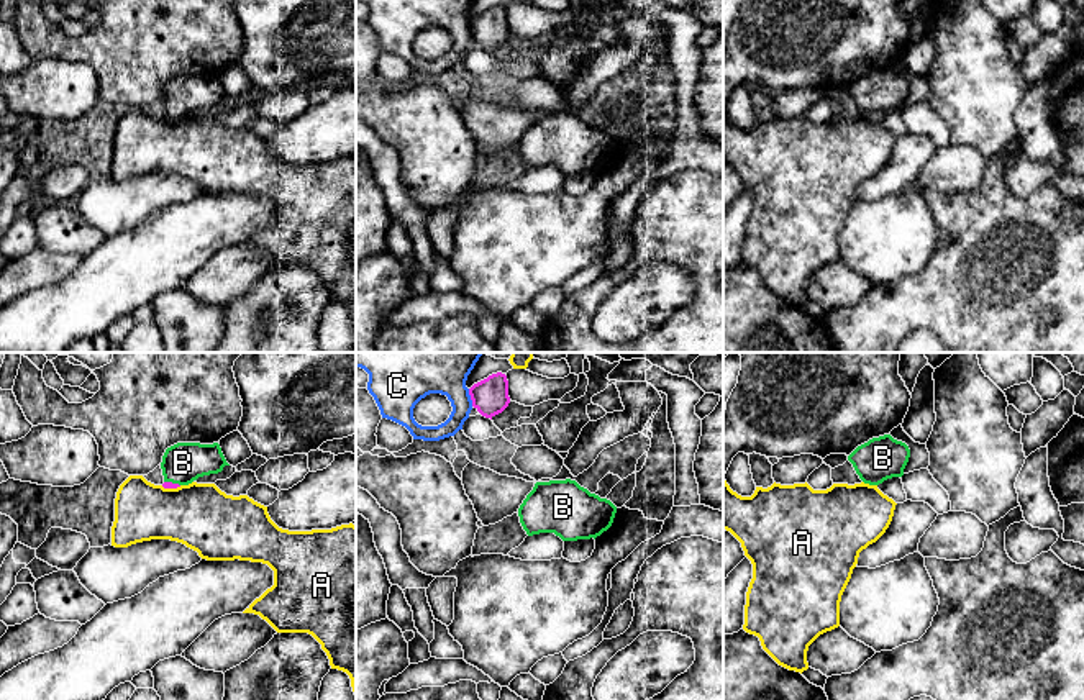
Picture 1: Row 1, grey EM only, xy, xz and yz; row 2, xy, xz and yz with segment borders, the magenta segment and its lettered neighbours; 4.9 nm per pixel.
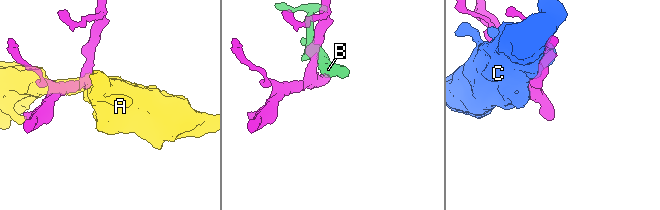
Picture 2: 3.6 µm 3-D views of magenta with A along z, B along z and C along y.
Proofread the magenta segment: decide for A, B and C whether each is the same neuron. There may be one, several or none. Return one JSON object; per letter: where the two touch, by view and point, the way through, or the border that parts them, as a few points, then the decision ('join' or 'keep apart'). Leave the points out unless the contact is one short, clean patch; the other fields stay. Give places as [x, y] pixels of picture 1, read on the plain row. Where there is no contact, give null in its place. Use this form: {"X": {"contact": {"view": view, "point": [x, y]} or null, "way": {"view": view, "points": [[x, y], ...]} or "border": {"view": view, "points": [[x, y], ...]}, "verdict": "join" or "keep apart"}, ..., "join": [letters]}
{"A": {"contact": {"view": "xy", "point": [171, 120]}, "verdict": "keep apart"}, "B": {"contact": {"view": "xy", "point": [171, 115]}, "way": {"view": "xy", "points": [[166, 117], [171, 115], [182, 95]]}, "verdict": "join"}, "C": {"contact": {"view": "xz", "point": [471, 30]}, "verdict": "keep apart"}, "join": ["B"]}

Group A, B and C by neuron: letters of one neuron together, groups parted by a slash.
A / B / C

